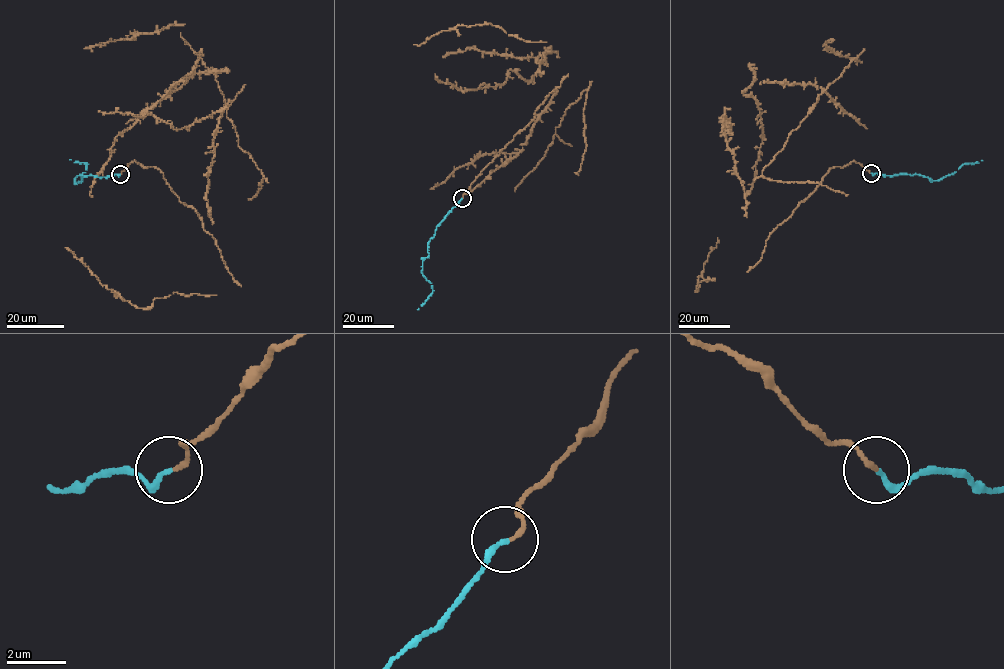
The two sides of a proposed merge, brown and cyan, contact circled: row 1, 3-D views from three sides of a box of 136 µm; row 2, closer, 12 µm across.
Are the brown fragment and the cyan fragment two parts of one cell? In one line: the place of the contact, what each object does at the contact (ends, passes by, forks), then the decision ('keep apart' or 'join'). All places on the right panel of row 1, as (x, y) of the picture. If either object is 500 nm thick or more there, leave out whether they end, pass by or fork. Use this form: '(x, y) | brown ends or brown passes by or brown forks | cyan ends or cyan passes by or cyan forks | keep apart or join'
(871, 173) | brown ends | cyan ends | join

